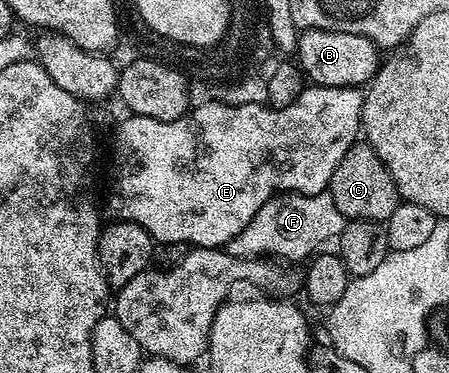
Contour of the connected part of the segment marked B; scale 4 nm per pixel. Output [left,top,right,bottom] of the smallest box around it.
[296,27,380,87]

